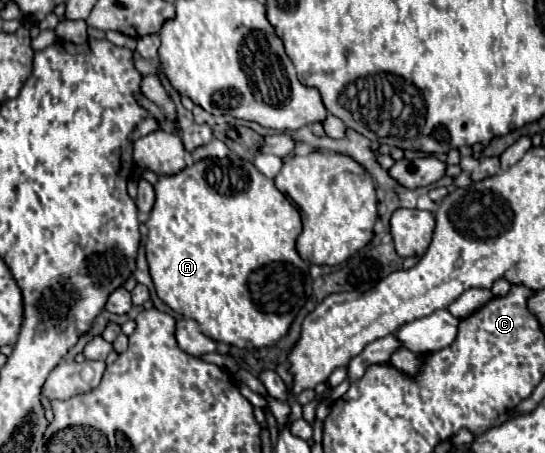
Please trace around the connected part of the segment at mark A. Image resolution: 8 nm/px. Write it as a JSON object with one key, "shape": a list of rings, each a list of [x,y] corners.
{"shape":[[[239,157],[203,159],[203,161],[193,163],[191,167],[185,167],[177,175],[159,177],[159,181],[155,185],[155,193],[157,193],[155,207],[149,215],[149,221],[145,223],[149,229],[145,245],[147,245],[147,261],[149,261],[151,279],[155,283],[159,299],[165,305],[169,305],[175,313],[189,317],[189,319],[195,319],[207,337],[221,341],[221,343],[229,343],[229,345],[235,345],[241,349],[251,349],[251,347],[271,347],[279,339],[283,339],[289,333],[289,327],[291,327],[295,315],[305,305],[305,301],[309,299],[311,289],[313,289],[313,279],[309,275],[309,263],[305,263],[295,249],[295,241],[301,233],[301,215],[299,215],[297,207],[283,193],[279,193],[275,183],[271,179],[267,179],[263,173],[259,173],[253,163],[243,161]]]}

